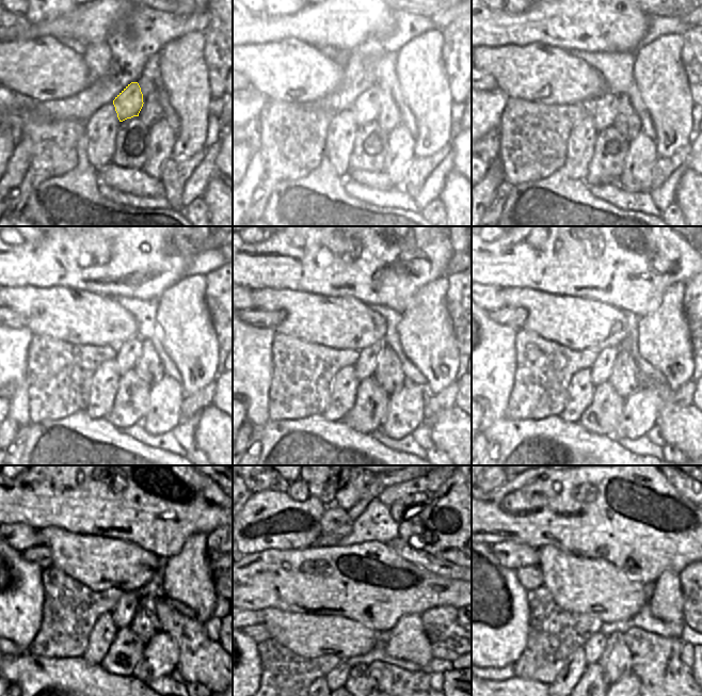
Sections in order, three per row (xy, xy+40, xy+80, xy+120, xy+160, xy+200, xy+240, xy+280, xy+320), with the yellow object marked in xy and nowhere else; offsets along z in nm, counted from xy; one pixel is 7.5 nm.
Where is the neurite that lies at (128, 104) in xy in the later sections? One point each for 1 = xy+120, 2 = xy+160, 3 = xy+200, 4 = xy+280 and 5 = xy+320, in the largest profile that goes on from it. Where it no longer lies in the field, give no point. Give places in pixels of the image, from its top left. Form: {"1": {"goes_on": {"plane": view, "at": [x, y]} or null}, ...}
{"1": {"goes_on": {"plane": "xy+120", "at": [128, 352]}}, "2": {"goes_on": {"plane": "xy+160", "at": [365, 366]}}, "3": {"goes_on": {"plane": "xy+200", "at": [601, 370]}}, "4": {"goes_on": {"plane": "xy+280", "at": [364, 619]}}, "5": {"goes_on": {"plane": "xy+320", "at": [595, 645]}}}

